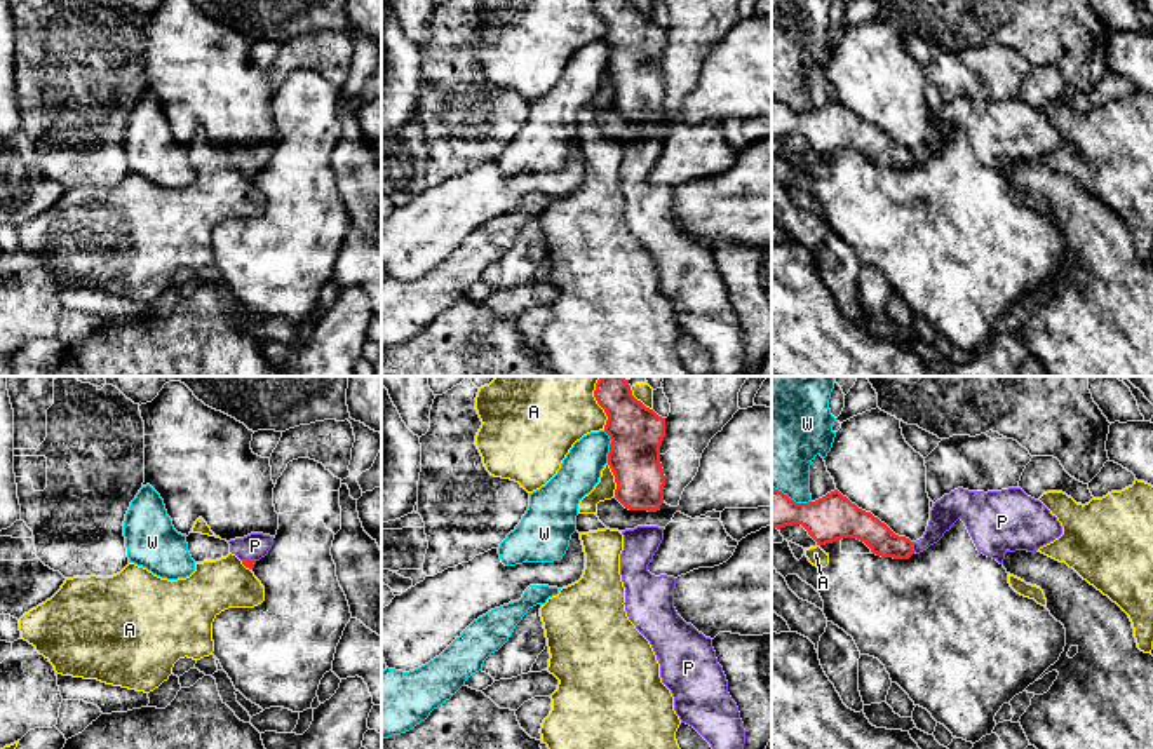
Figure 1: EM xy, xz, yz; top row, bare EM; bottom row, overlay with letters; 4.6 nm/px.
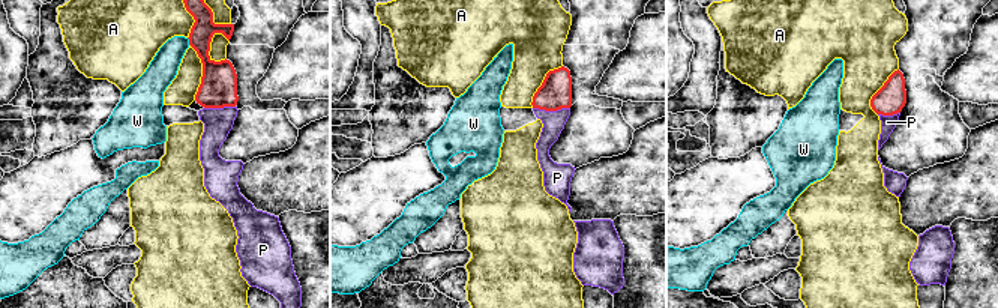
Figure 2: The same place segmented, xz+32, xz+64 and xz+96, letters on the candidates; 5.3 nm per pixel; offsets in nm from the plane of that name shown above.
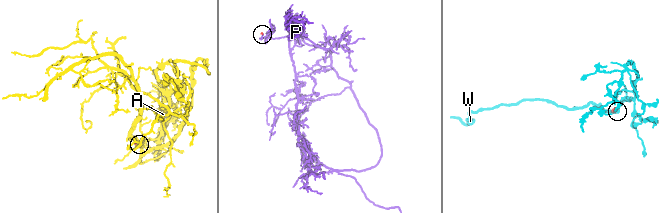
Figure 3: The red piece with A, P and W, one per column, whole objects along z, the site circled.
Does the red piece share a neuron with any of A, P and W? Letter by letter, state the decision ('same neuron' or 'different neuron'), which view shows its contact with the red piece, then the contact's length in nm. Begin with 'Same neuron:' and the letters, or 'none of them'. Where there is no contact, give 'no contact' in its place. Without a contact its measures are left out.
Same neuron: P
A: different neuron; contact in xz; length 190 nm
P: same neuron; contact in yz; length 50 nm
W: different neuron; contact in xz; length 150 nm

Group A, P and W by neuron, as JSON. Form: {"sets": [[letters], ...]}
{"sets": [["A"], ["P"], ["W"]]}

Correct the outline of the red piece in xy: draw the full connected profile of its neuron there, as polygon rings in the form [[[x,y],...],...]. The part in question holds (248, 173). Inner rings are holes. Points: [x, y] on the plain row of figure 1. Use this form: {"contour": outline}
{"contour": [[[251,143],[244,148],[230,150],[230,162],[235,164],[249,179],[268,164],[273,155],[273,146],[263,143]]]}

